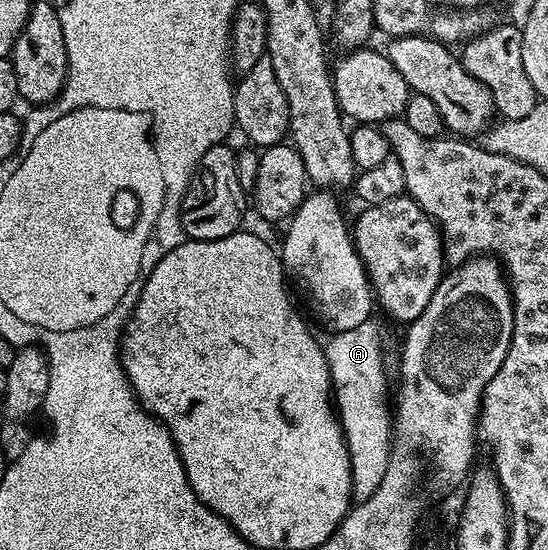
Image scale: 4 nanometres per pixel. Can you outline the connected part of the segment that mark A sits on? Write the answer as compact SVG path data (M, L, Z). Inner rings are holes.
M371 318L362 321L362 325L356 326L355 329L337 331L324 347L324 355L328 358L328 368L332 378L332 397L336 417L340 420L344 444L350 457L351 498L356 501L370 497L370 493L374 493L374 489L382 485L382 477L390 461L394 438L394 419L390 414L390 397L388 401L388 371L384 368L384 339L380 336L380 327L376 322L375 318Z

